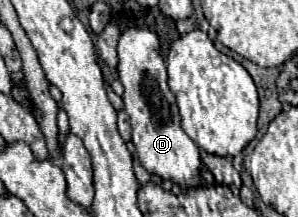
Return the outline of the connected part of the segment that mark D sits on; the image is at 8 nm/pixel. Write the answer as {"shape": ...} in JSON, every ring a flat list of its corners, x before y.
{"shape":[[129,27,127,31,123,31,119,39,117,53,119,53,117,73,119,81,125,87,123,103,125,111,129,113,129,123,133,131,131,141,137,149,139,161,149,173,155,173,161,179,171,179,183,189,203,185,199,177,199,171,203,167,199,147,181,129,179,109,175,103,175,95,167,85,167,65,165,59,161,57,157,33,151,31,149,27]]}

